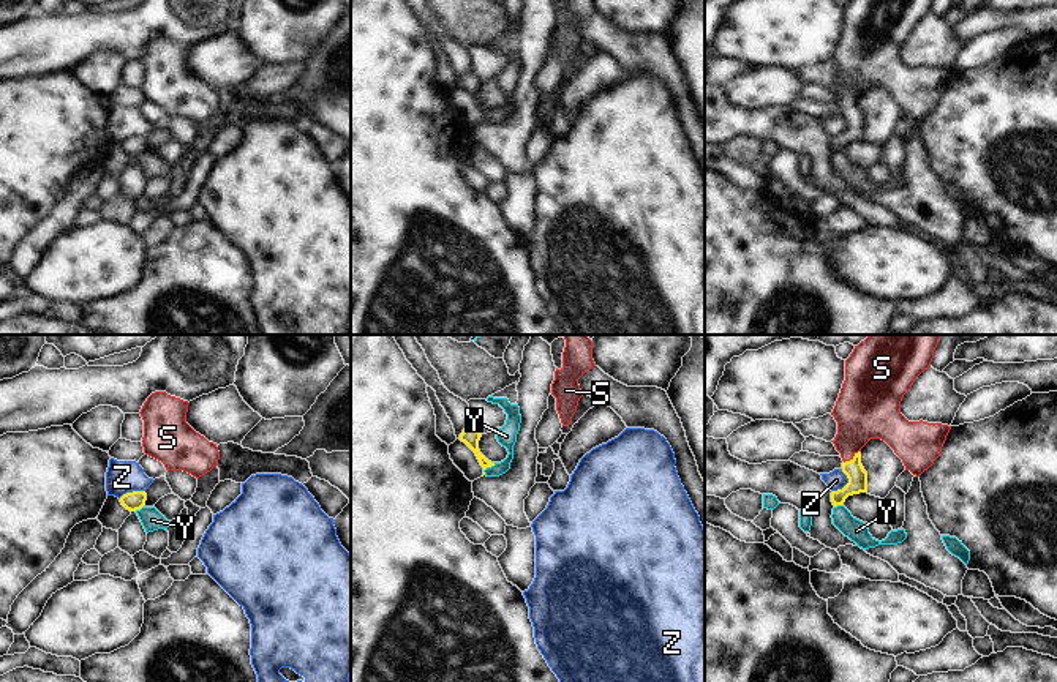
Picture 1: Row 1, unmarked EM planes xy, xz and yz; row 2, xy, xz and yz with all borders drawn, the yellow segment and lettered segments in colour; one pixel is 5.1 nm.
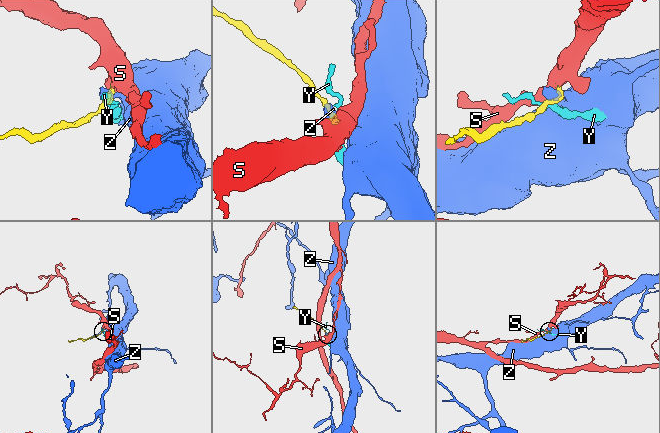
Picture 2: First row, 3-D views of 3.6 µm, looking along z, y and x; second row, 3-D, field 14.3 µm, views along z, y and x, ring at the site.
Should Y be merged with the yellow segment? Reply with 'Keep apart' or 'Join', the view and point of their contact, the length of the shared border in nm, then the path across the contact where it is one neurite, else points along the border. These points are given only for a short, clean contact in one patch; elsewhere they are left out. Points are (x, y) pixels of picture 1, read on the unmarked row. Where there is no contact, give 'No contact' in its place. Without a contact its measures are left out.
Keep apart. Touches yellow at xz (487, 112). Shared border 90 nm. Boundary: xz (495, 109), (484, 120)

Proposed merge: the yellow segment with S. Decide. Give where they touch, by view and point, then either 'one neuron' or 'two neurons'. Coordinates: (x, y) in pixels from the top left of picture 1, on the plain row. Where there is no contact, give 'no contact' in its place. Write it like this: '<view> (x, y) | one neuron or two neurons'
yz (850, 106) | one neuron

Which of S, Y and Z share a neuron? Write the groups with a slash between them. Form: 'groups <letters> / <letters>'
groups S / Y / Z

